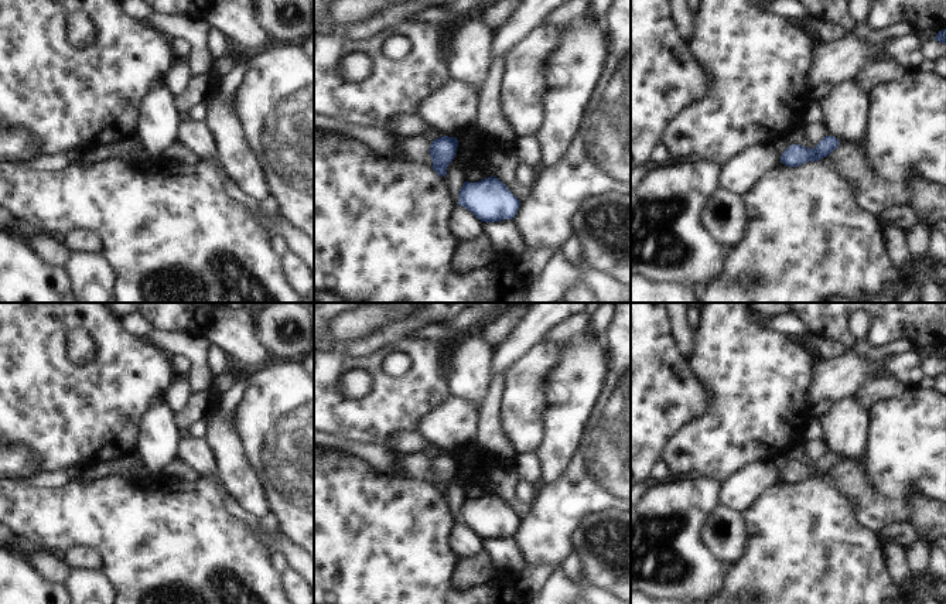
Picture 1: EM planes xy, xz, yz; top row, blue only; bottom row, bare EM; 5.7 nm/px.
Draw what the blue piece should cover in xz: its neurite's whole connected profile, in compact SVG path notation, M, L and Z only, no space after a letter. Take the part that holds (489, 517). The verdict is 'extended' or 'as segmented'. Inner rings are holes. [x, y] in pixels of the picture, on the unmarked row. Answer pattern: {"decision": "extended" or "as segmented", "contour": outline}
{"decision": "as segmented", "contour": "M496 494L478 499L465 498L460 506L458 521L472 529L482 539L513 536L520 518Z"}

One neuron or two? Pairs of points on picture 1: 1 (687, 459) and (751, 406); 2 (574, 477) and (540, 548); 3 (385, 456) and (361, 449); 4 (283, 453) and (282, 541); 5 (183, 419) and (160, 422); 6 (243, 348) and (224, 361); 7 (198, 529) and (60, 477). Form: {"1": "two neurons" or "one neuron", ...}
{"1": "one neuron", "2": "one neuron", "3": "one neuron", "4": "two neurons", "5": "two neurons", "6": "two neurons", "7": "two neurons"}

